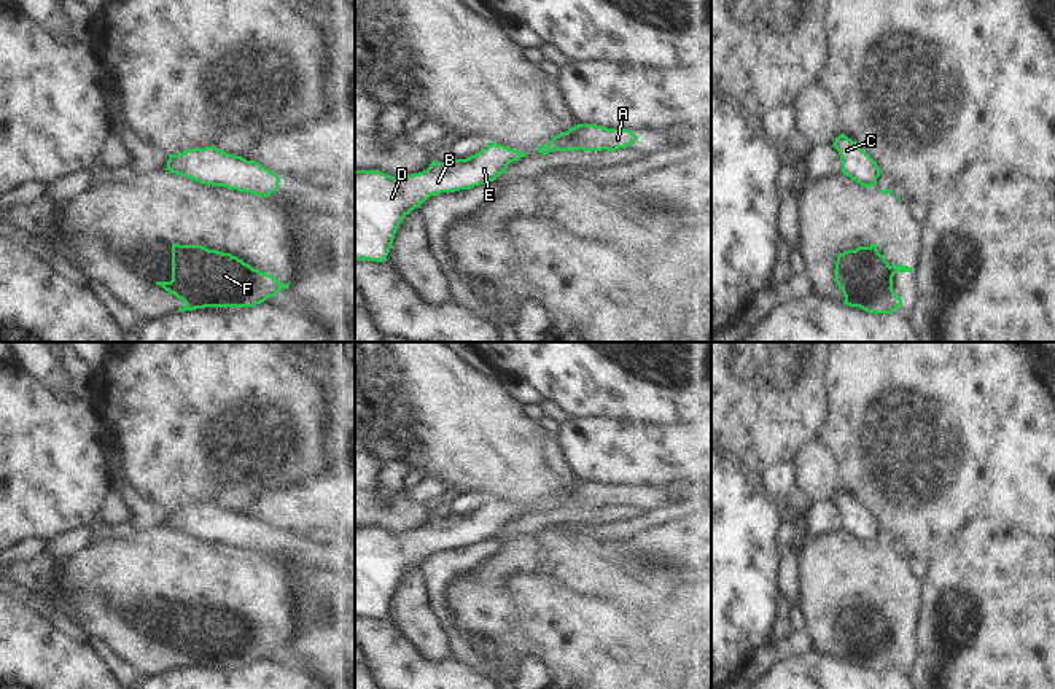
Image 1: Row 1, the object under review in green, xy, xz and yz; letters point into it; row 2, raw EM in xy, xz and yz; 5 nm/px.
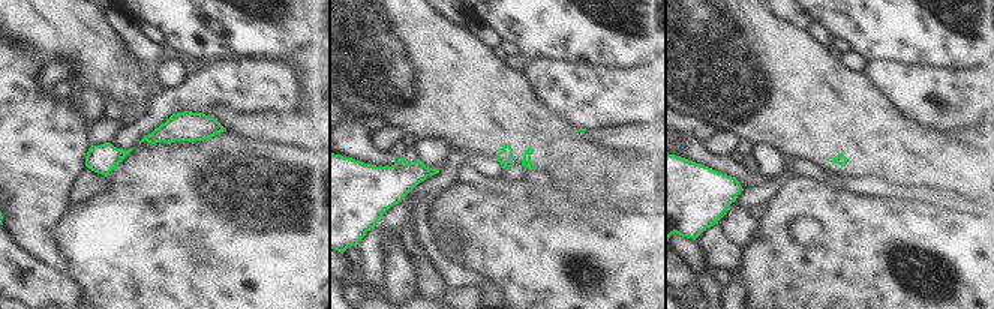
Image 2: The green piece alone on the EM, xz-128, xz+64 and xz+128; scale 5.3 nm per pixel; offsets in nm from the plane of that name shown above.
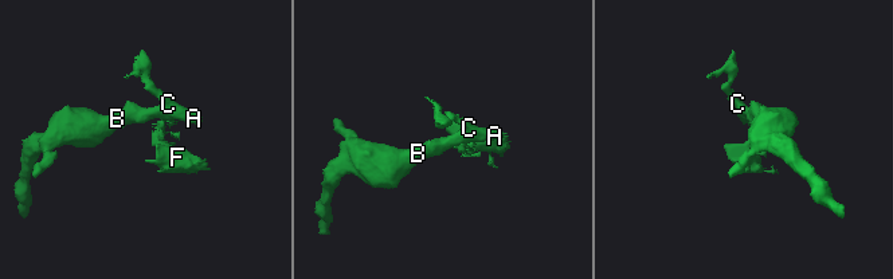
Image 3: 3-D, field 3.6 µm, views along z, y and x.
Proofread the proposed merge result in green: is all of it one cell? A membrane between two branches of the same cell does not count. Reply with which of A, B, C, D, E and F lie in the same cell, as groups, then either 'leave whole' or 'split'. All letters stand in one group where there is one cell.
A B C D E / F; split

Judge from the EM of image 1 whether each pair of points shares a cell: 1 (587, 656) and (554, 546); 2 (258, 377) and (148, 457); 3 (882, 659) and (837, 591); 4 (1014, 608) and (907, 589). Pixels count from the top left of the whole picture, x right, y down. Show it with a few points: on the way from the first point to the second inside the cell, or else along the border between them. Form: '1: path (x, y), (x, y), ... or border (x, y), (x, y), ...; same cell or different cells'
1: border (530, 572), (551, 575), (573, 589), (602, 594); different cells
2: path (231, 404), (221, 411), (209, 411), (175, 444); same cell
3: path (895, 637), (893, 629), (869, 603), (860, 599); same cell
4: border (923, 581), (920, 616), (914, 627); different cells

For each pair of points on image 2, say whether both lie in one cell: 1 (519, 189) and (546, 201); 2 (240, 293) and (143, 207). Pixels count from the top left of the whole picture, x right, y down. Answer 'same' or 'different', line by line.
1: same
2: same

